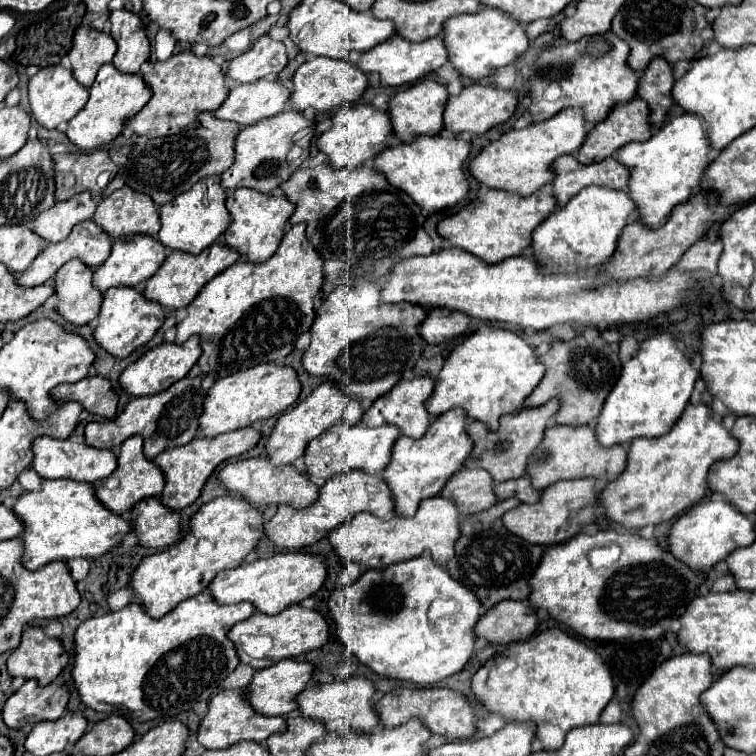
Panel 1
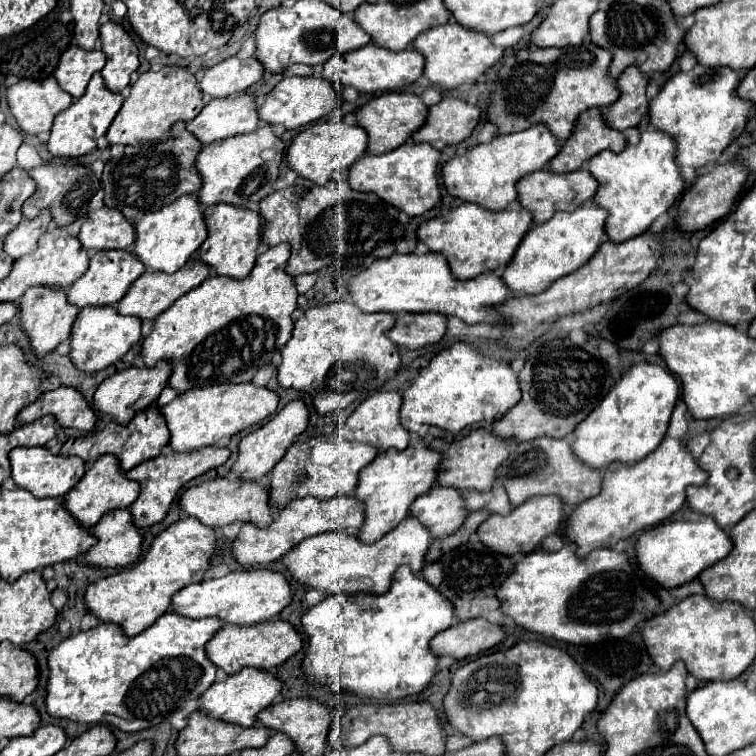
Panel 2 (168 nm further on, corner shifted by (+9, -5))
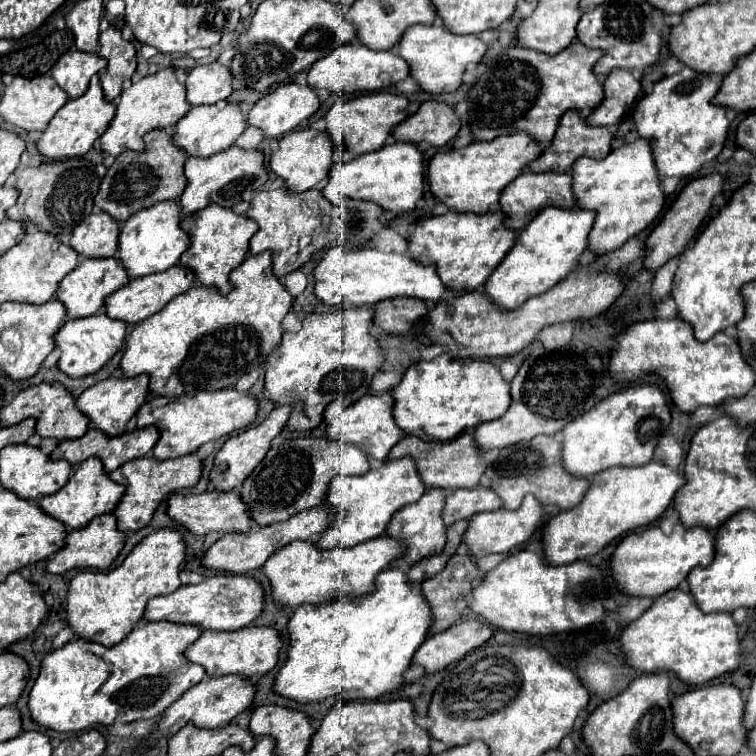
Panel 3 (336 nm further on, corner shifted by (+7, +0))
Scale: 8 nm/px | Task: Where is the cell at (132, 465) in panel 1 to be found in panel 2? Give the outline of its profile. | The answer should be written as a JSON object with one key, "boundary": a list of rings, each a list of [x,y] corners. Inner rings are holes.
{"boundary":[[[103,455],[99,457],[83,475],[83,479],[63,497],[63,505],[65,509],[75,517],[75,521],[89,529],[93,527],[107,511],[113,509],[127,509],[139,493],[139,483],[133,483],[131,479],[127,479],[119,467],[117,467],[117,457],[113,455]]]}

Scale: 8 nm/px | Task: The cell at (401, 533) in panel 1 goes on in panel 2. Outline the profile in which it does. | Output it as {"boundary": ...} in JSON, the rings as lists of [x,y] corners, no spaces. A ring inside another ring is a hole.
{"boundary":[[[405,517],[393,531],[371,545],[365,545],[355,535],[347,533],[319,533],[303,539],[289,551],[289,555],[281,557],[281,561],[289,575],[307,589],[321,589],[327,595],[381,595],[389,589],[393,571],[399,565],[407,565],[413,573],[423,569],[431,541],[433,537],[417,519]]]}

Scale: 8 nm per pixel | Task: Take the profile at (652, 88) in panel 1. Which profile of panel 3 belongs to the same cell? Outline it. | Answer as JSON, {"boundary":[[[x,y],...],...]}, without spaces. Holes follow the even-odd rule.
{"boundary":[[[613,70],[603,82],[605,98],[587,118],[591,126],[615,126],[631,112],[637,96],[641,94],[641,82],[631,70]]]}

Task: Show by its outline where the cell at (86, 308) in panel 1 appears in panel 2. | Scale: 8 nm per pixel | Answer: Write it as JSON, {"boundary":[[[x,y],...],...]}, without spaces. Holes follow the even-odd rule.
{"boundary":[[[31,287],[19,299],[21,331],[27,335],[33,353],[39,355],[39,357],[45,357],[59,343],[63,343],[63,341],[69,339],[69,329],[71,329],[73,319],[77,317],[77,313],[79,313],[77,307],[73,307],[65,299],[65,291],[51,291],[47,287]]]}

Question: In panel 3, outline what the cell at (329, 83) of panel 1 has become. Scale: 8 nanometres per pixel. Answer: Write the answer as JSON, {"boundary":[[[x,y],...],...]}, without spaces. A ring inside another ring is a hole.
{"boundary":[[[287,82],[265,94],[249,112],[247,122],[261,128],[267,138],[275,138],[309,120],[319,106],[321,100],[315,88]]]}

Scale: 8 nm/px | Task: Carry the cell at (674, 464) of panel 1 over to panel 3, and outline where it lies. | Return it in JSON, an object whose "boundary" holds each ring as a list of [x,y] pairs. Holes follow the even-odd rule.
{"boundary":[[[651,460],[643,466],[615,466],[593,476],[591,488],[579,506],[553,516],[543,528],[545,558],[549,564],[571,564],[601,552],[615,538],[655,522],[673,502],[675,492],[685,484],[679,468]]]}

